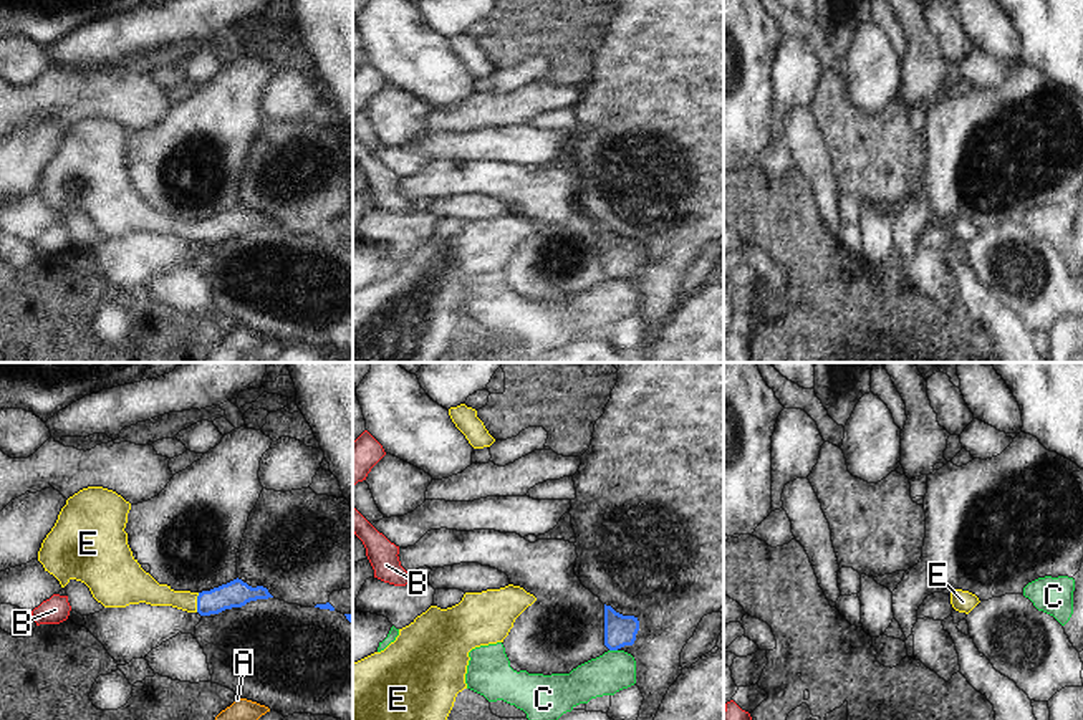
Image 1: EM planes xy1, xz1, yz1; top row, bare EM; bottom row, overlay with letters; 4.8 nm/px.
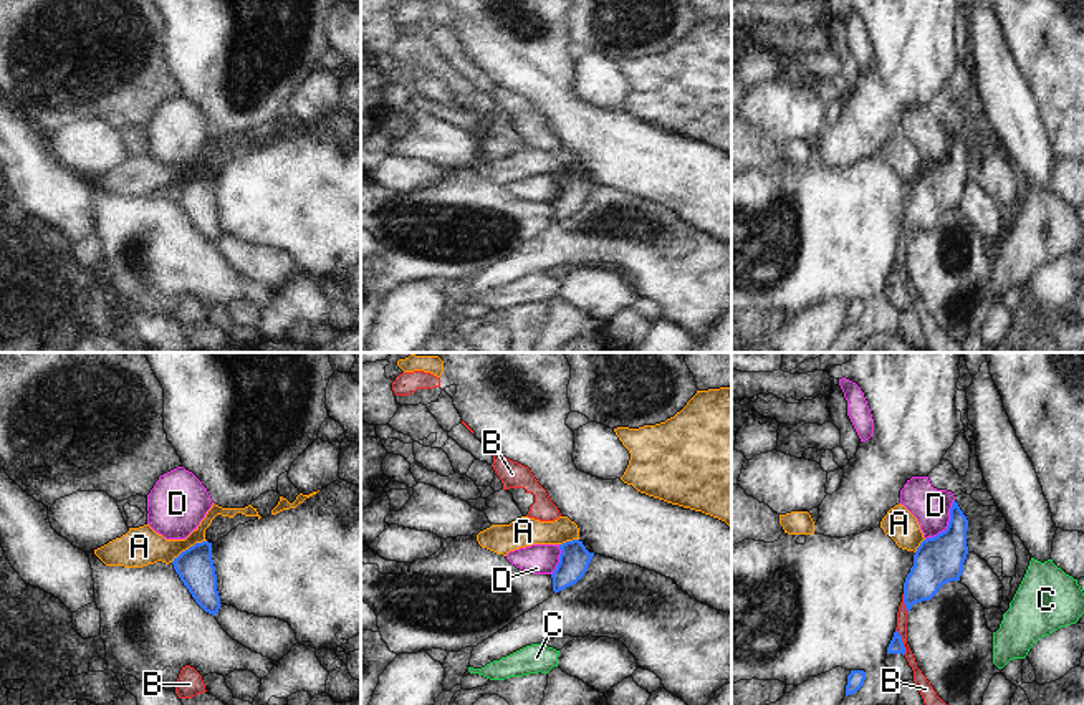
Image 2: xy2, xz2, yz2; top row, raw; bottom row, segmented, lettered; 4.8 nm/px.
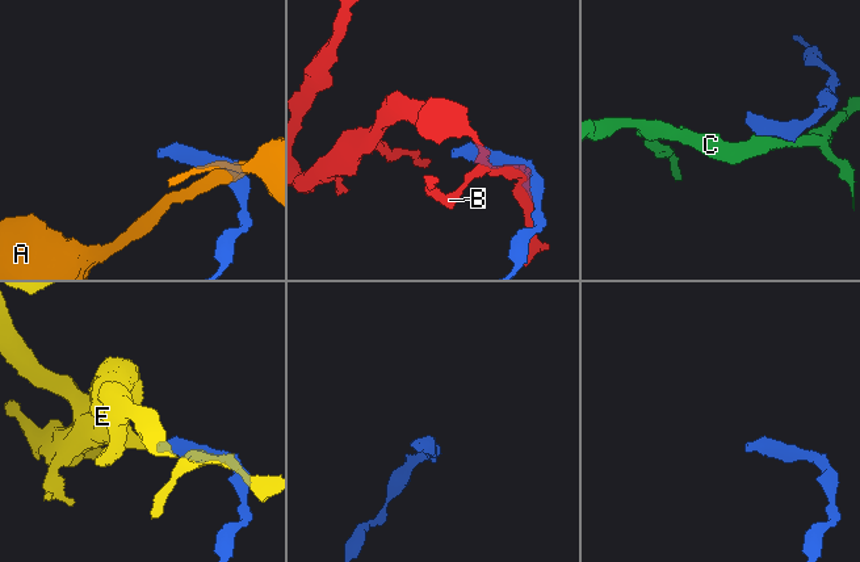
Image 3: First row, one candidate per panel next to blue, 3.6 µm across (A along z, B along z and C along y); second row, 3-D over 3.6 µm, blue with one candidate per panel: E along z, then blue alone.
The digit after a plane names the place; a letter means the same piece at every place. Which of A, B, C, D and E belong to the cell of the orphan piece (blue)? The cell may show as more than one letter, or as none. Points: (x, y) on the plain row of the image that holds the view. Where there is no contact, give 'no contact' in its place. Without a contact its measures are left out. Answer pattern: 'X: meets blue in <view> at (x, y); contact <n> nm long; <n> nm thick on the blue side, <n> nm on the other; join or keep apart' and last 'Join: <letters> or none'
A: meets blue in xy2 at (189, 177); contact 200 nm long; 180 nm thick on the blue side, 190 nm on the other; keep apart
B: meets blue in yz2 at (902, 272); contact 130 nm long; 70 nm thick on the blue side, 70 nm on the other; keep apart
C: meets blue in xz1 at (613, 278); contact 40 nm long; 150 nm thick on the blue side, 200 nm on the other; keep apart
D: meets blue in yz2 at (949, 153); contact 240 nm long; 240 nm thick on the blue side, 180 nm on the other; keep apart
E: meets blue in xy1 at (197, 232); contact 100 nm long; 130 nm thick on the blue side, 120 nm on the other; join
Join: E

